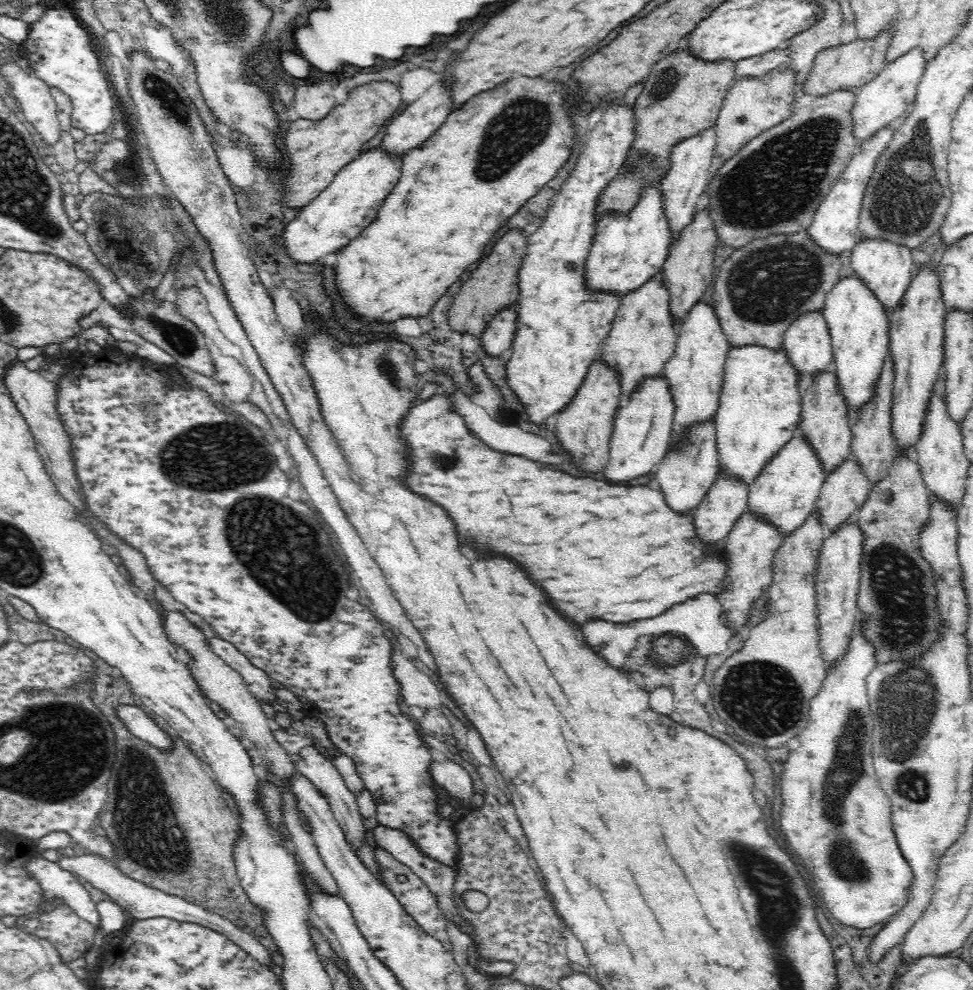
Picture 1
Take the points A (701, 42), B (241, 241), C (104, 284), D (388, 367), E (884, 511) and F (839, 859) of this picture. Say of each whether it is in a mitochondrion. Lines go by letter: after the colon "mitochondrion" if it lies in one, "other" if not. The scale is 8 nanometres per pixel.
A: other
B: other
C: other
D: mitochondrion
E: other
F: mitochondrion

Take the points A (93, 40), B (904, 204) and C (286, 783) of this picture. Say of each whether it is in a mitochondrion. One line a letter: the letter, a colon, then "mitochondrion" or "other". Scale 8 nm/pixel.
A: other
B: mitochondrion
C: other

